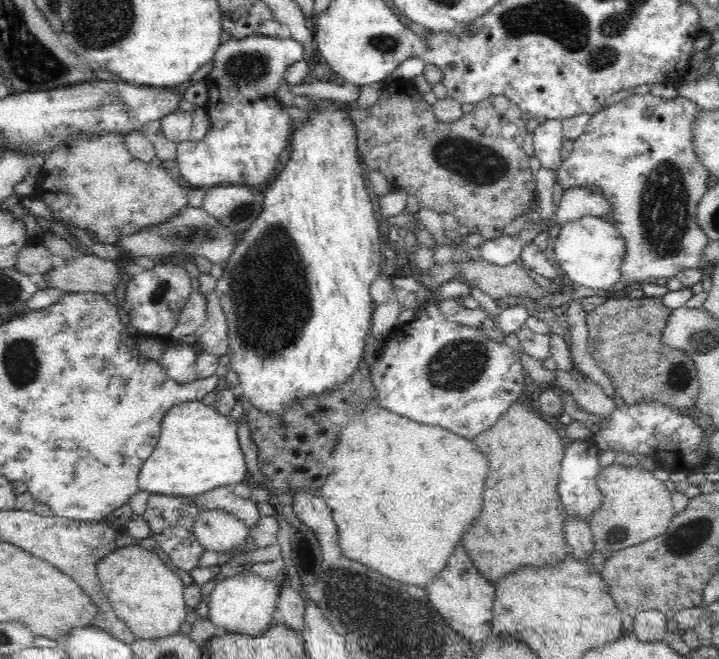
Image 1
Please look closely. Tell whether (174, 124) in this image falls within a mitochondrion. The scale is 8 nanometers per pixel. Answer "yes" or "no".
no

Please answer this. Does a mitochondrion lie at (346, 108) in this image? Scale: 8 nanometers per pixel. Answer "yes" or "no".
no

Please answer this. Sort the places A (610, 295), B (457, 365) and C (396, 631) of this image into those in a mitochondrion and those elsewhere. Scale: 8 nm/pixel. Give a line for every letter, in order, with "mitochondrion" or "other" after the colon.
A: other
B: mitochondrion
C: mitochondrion

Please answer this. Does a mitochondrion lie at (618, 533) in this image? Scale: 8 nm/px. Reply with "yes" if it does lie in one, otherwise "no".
yes

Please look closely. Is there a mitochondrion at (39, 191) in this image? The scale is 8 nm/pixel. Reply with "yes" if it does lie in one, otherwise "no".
no

